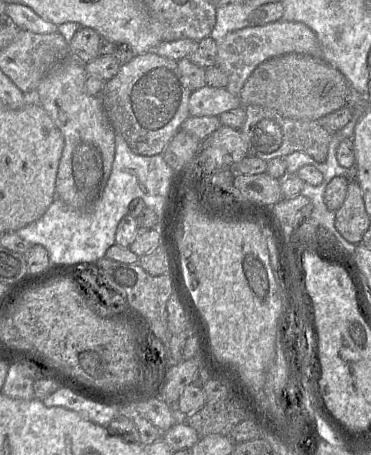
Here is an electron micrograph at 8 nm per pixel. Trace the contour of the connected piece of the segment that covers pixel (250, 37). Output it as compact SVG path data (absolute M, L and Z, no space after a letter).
M278 20L262 26L250 26L230 32L216 42L216 66L228 77L228 92L237 97L240 97L241 90L252 72L271 58L294 53L322 59L321 46L315 32L301 22Z

